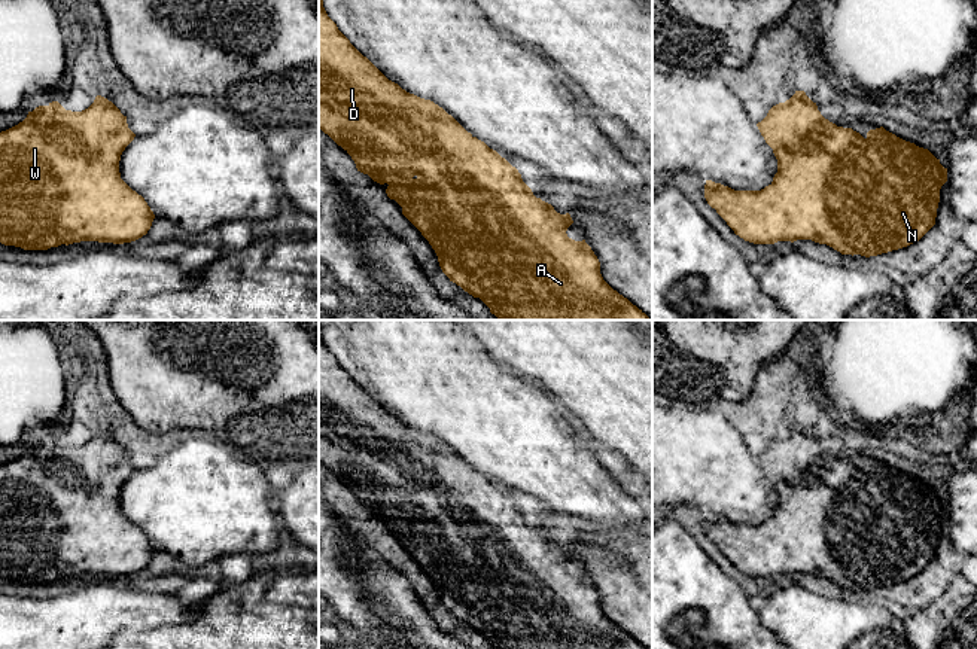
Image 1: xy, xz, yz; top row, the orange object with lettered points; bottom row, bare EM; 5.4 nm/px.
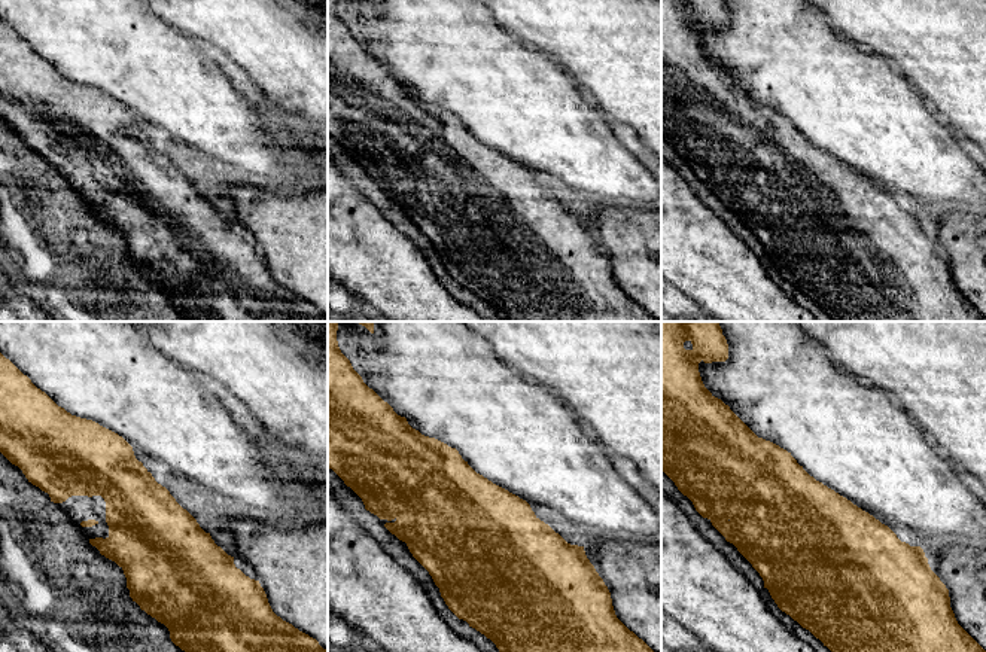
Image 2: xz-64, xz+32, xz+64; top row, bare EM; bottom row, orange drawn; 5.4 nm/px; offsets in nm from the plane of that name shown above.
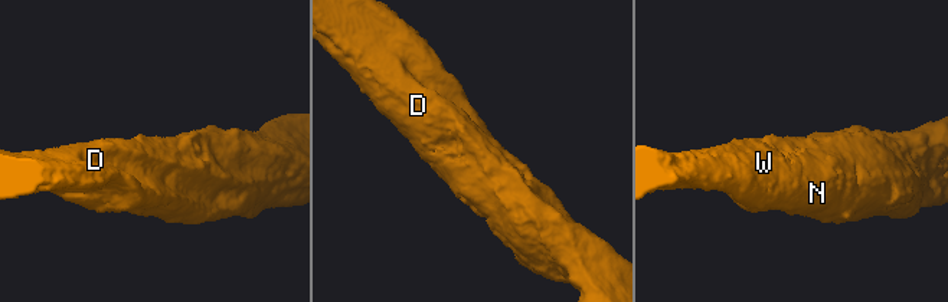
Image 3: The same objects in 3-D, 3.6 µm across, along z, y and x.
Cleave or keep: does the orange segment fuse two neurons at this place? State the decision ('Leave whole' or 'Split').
Leave whole

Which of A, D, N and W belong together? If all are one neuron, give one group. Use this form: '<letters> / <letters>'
A D N W

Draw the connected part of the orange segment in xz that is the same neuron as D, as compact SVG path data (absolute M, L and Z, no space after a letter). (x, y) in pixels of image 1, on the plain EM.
M319 324L319 461L341 479L354 494L357 505L368 508L374 515L387 517L386 527L402 540L402 548L421 566L438 589L442 606L450 615L460 619L474 631L480 631L494 649L646 649L627 631L614 624L600 607L600 595L591 581L567 570L566 564L573 557L569 546L560 548L554 540L536 531L523 515L521 508L496 484L468 466L451 448L430 433L407 426L389 414L328 350Z

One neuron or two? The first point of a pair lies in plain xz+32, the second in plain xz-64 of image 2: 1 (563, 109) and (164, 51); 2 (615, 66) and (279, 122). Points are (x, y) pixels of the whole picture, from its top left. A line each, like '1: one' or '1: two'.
1: one
2: two

